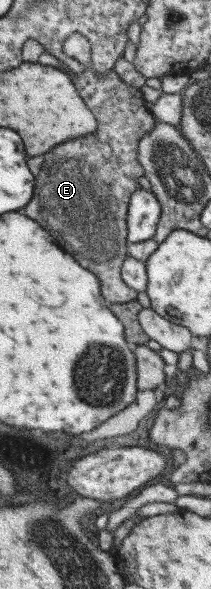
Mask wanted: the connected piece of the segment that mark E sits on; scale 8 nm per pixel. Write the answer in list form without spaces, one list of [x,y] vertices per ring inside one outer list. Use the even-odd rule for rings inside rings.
[[[87,69],[79,76],[80,80],[72,78],[72,82],[96,119],[96,130],[86,138],[54,146],[44,156],[44,162],[40,156],[26,160],[32,174],[38,174],[42,164],[42,174],[34,182],[34,198],[18,212],[40,222],[46,232],[56,236],[54,242],[58,246],[96,276],[108,304],[122,304],[134,300],[137,293],[124,284],[120,274],[121,264],[128,255],[127,204],[130,195],[139,188],[138,176],[143,174],[137,162],[137,142],[154,126],[155,119],[144,107],[139,89],[123,83],[113,70],[94,77]]]

